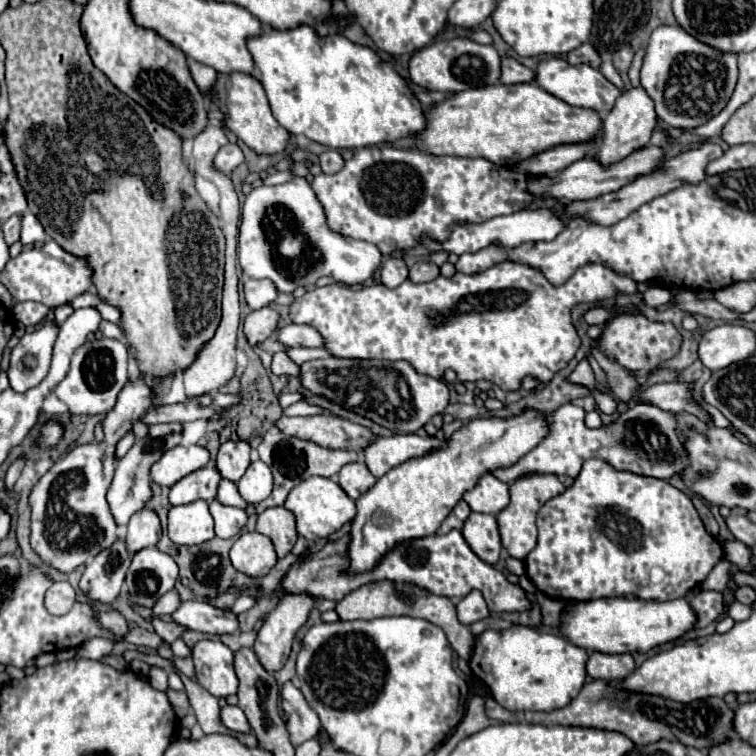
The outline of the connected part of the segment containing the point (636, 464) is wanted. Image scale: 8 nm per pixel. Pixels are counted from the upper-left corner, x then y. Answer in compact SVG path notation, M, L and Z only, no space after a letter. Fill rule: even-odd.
M637 400L631 408L617 414L615 420L601 428L587 428L583 424L583 408L573 404L563 404L559 410L549 414L549 434L519 462L507 468L491 470L491 474L505 484L515 482L529 474L555 474L577 478L581 466L589 458L609 462L615 470L629 470L637 476L649 476L657 480L671 480L689 466L689 454L685 454L685 444L677 434L677 416L673 412L661 410L649 402Z

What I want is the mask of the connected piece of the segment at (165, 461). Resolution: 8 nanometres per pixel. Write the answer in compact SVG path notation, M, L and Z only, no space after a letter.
M175 446L153 464L151 478L161 486L173 486L191 472L205 468L209 458L209 450L203 446Z

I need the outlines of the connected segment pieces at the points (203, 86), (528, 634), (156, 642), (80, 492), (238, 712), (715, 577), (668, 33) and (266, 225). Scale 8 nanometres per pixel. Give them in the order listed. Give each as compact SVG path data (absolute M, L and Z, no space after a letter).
M193 62L189 66L189 70L191 70L191 76L193 76L195 84L199 86L199 90L209 92L209 86L215 84L215 74L217 72L211 66L205 66L205 64L199 64L199 62Z
M512 625L507 630L485 630L475 638L473 654L469 658L471 672L481 678L493 698L507 710L551 712L567 706L585 684L587 650L547 634L535 627Z
M141 628L127 632L125 640L135 644L135 646L145 646L145 648L151 648L151 650L157 650L161 644L165 644L165 640L157 632L147 632L147 630L141 630Z
M137 378L133 384L127 384L121 394L119 400L115 404L115 408L105 416L103 420L103 440L97 442L89 442L85 446L75 446L65 458L61 458L45 476L41 476L41 480L33 486L31 494L29 494L29 506L31 506L31 548L35 550L35 554L49 566L57 568L63 574L73 572L77 566L85 564L87 560L93 560L101 550L113 546L113 542L117 542L117 524L113 522L109 504L105 500L105 488L109 488L111 480L113 480L113 470L115 470L115 448L117 442L131 430L131 426L147 412L147 408L151 408L151 384L147 384L143 378Z
M225 706L221 708L221 724L233 732L239 732L239 734L249 734L251 728L249 728L249 722L243 714L243 710L239 706Z
M723 558L723 560L711 570L711 574L705 578L705 582L701 584L701 588L703 588L703 590L723 592L723 590L727 588L727 584L729 584L729 568L731 568L731 564Z
M659 26L653 30L647 50L645 50L643 66L641 66L641 86L653 98L657 118L661 118L661 122L665 122L667 126L679 128L685 132L695 130L697 126L703 126L711 116L717 116L725 108L725 104L729 102L735 90L735 82L737 82L737 56L735 54L717 52L697 42L679 26Z
M291 178L279 186L259 186L247 196L241 210L239 224L239 246L241 246L241 268L251 278L271 278L279 292L293 292L295 288L311 288L321 276L329 276L341 284L363 284L381 266L381 252L371 242L351 240L335 234L325 224L323 206L313 194L311 184L305 178Z

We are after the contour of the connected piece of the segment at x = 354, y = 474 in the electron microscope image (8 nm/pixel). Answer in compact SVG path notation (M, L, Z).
M353 462L341 468L339 472L339 486L347 492L351 500L357 500L363 492L367 492L377 482L375 476L371 476L365 462Z

